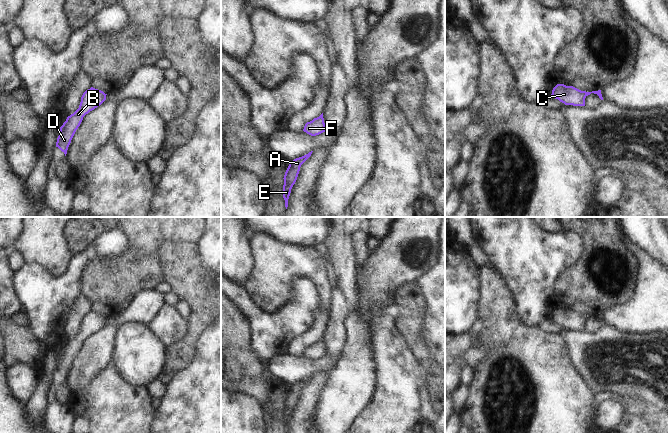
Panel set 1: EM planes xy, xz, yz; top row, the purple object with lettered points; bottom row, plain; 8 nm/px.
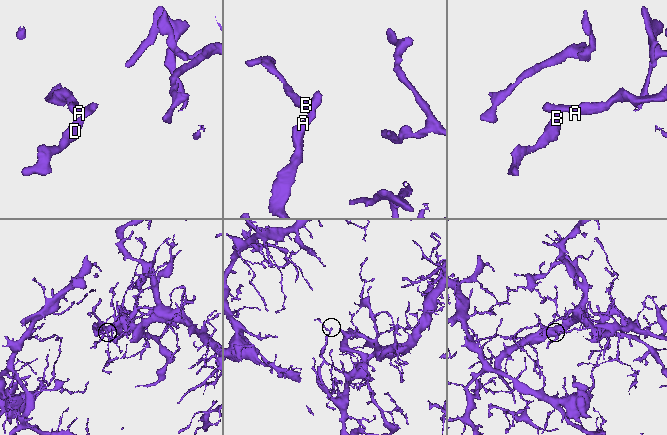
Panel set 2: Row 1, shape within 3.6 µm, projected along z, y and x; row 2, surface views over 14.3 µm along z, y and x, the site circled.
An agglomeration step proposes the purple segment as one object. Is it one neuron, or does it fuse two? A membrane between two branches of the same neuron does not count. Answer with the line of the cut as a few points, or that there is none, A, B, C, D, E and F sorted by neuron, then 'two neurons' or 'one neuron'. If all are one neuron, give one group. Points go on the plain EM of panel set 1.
no cut; A B C D E F; one neuron

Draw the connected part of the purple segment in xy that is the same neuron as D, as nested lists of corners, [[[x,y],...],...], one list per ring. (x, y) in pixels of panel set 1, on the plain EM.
[[[91,311],[86,314],[82,321],[79,332],[70,340],[60,351],[60,359],[57,362],[56,371],[58,371],[66,380],[71,364],[80,350],[83,341],[90,335],[100,330],[105,324],[106,319],[103,315]]]

